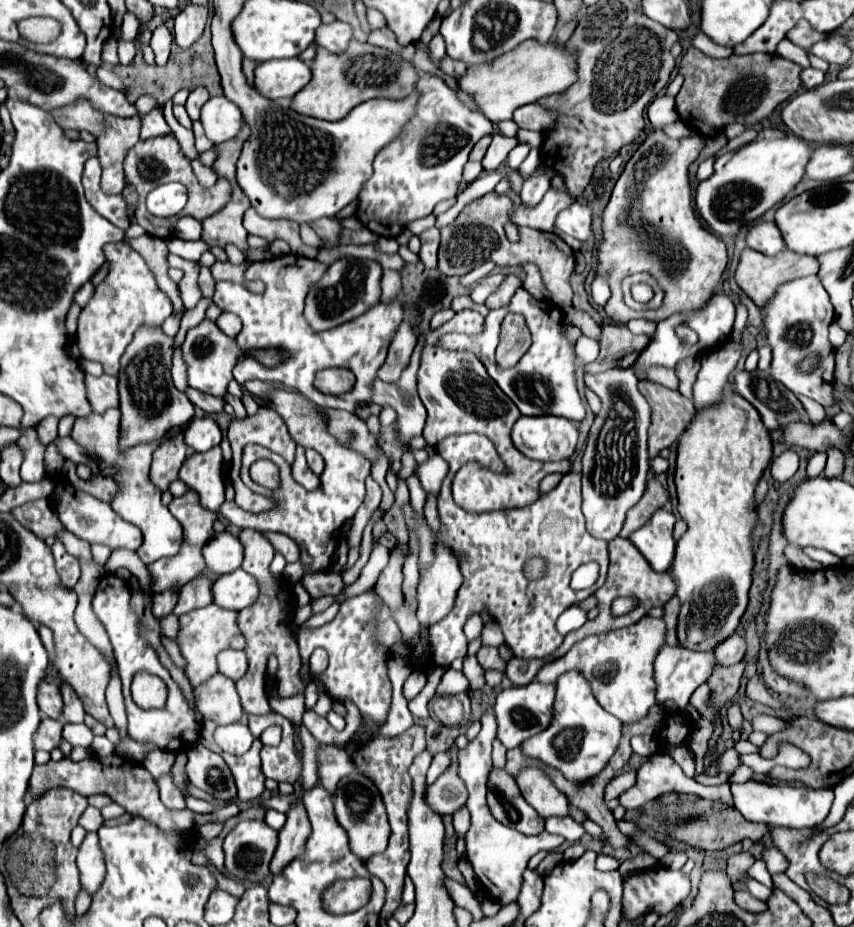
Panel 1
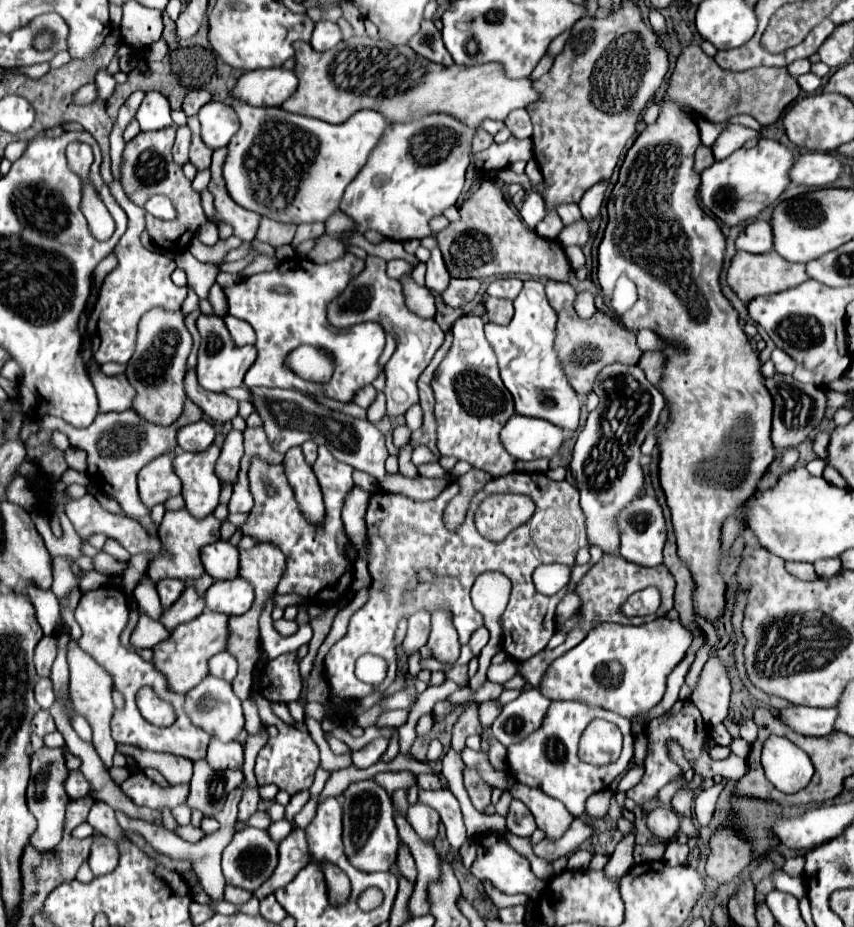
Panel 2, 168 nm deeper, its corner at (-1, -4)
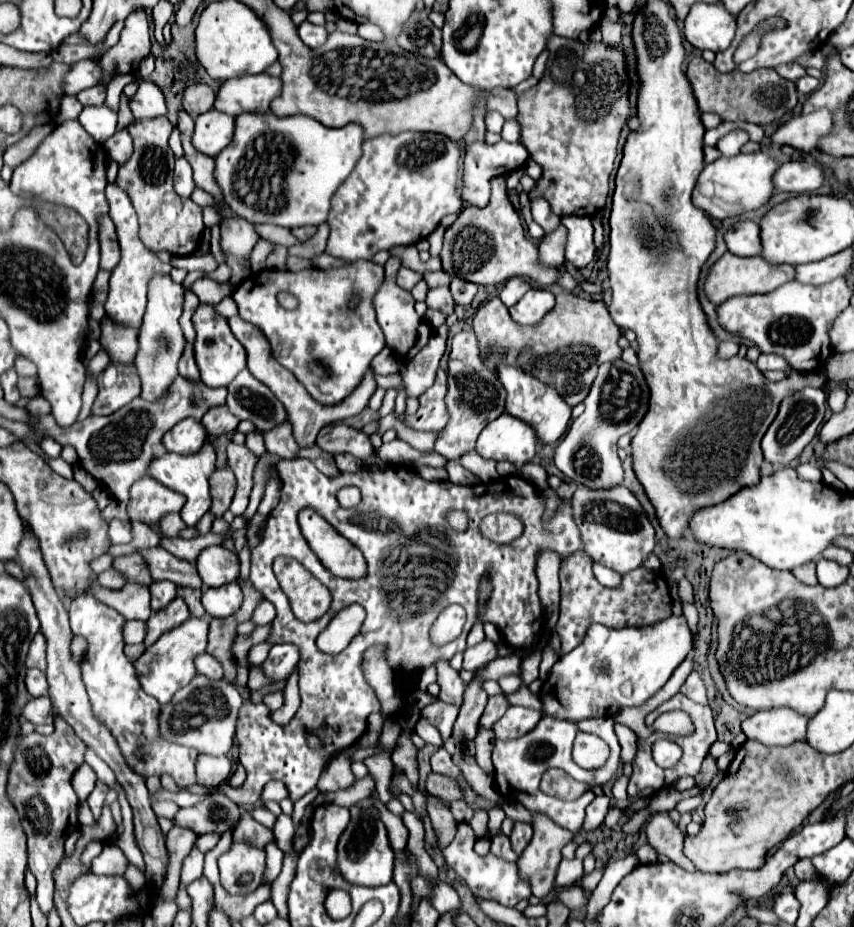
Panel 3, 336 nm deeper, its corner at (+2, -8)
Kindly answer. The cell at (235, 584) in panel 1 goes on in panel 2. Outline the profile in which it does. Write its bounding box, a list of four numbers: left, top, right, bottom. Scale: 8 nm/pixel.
[207,576,253,616]

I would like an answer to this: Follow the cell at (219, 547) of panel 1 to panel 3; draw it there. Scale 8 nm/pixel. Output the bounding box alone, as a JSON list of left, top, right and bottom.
[196,546,240,586]

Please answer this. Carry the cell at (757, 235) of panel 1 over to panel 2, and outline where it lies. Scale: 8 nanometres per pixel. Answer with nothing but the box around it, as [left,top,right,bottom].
[737,220,773,254]

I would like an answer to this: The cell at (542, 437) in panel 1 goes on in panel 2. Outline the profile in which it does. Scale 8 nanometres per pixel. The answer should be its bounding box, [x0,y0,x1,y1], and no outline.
[503,414,565,460]

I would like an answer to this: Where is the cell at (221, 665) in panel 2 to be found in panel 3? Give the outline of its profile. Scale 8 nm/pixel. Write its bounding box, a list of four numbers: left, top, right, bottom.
[194,652,224,680]

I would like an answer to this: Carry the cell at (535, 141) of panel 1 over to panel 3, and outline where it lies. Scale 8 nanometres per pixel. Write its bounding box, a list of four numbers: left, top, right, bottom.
[460,140,528,206]

